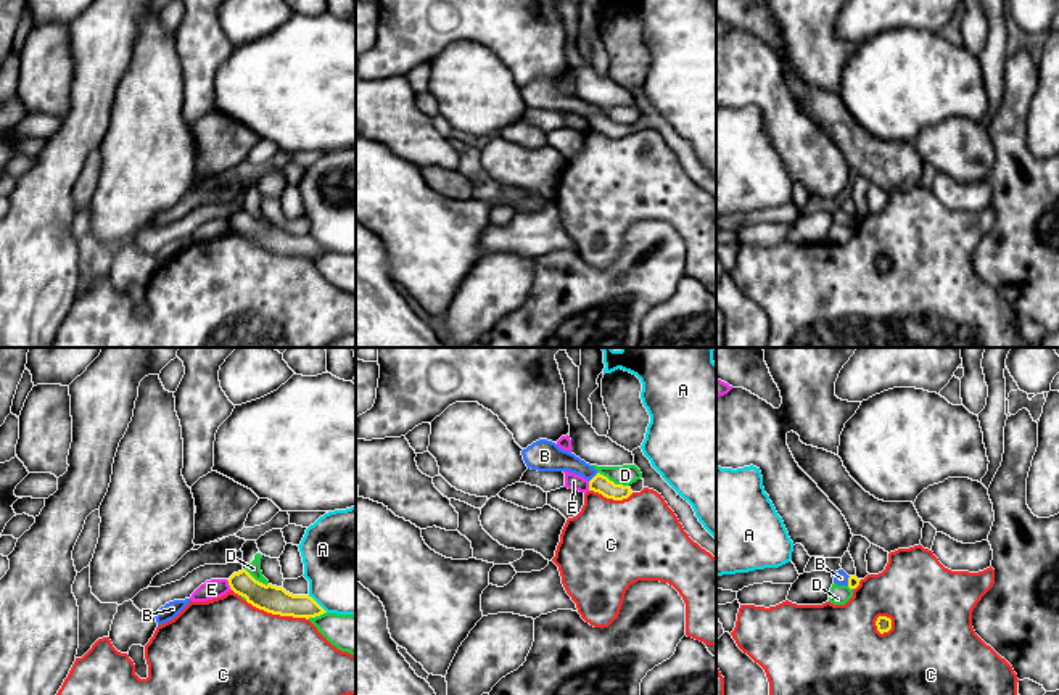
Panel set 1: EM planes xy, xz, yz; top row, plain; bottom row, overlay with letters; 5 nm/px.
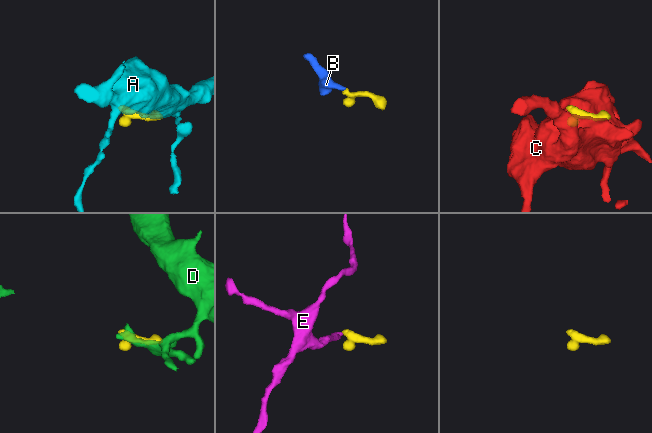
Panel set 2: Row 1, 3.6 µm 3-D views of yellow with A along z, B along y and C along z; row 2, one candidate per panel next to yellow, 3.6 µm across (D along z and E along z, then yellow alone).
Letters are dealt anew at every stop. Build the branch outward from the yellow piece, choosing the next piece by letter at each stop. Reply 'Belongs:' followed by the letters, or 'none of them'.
Belongs: B

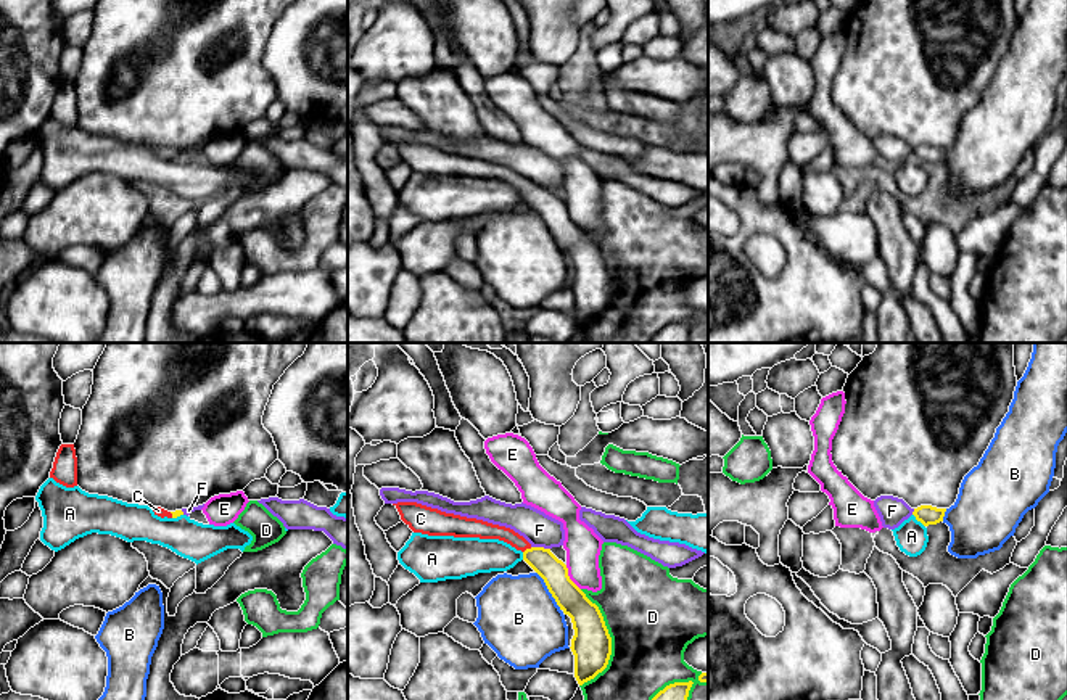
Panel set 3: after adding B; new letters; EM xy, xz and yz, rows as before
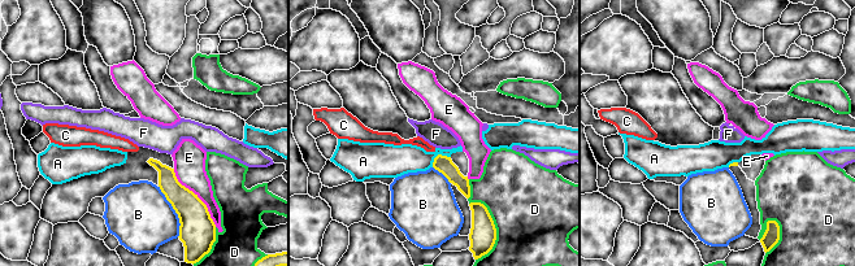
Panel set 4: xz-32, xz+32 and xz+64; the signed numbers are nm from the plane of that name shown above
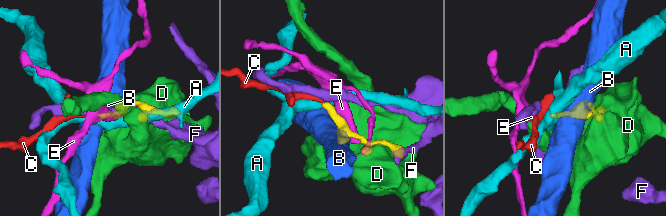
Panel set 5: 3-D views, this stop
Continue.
Belongs: C

